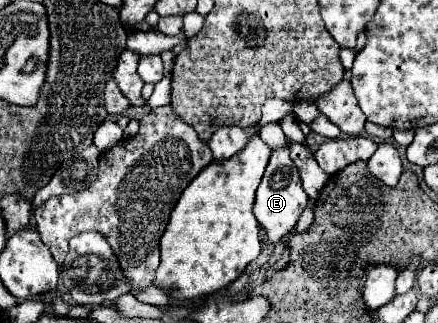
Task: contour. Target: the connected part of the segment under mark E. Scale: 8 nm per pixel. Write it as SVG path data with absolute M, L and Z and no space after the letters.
M288 146L274 150L270 156L270 162L266 166L264 178L256 190L256 200L254 200L254 216L256 216L258 224L266 230L268 240L272 244L276 244L284 234L288 234L294 228L294 224L298 222L300 214L304 212L308 200L310 198L300 184L298 170L296 170L290 154L288 154Z

